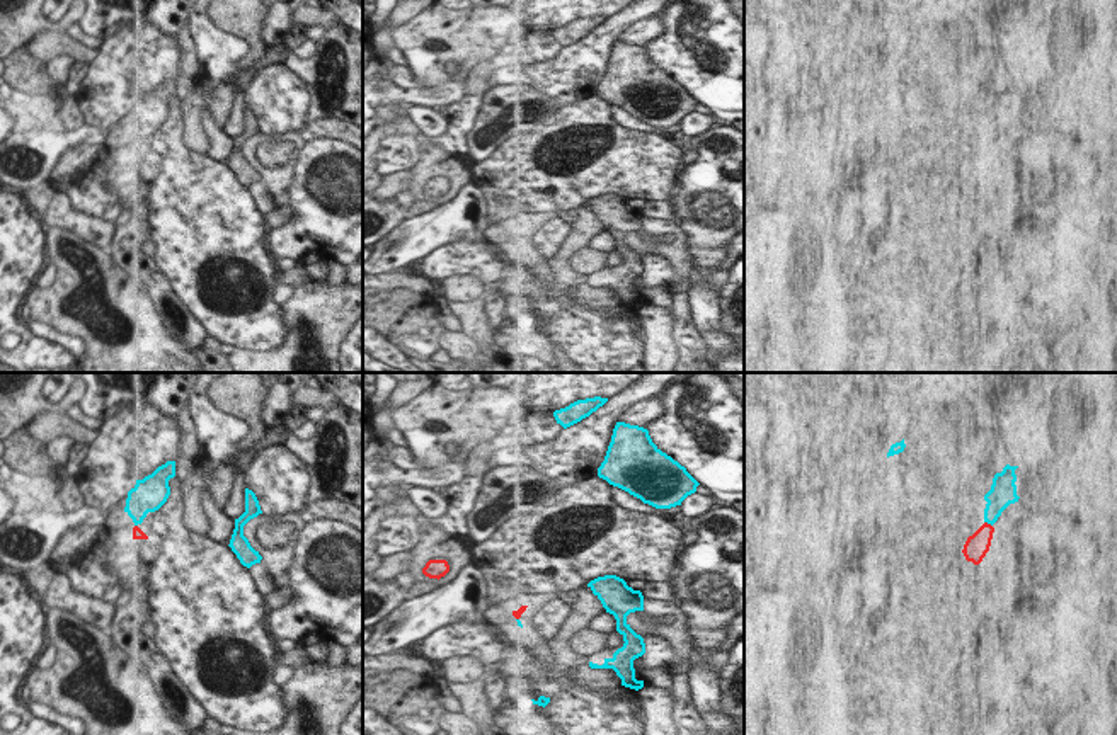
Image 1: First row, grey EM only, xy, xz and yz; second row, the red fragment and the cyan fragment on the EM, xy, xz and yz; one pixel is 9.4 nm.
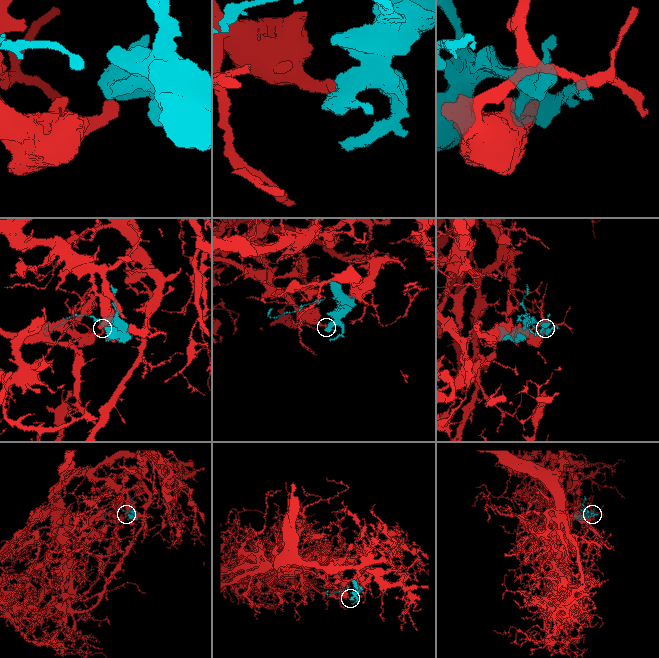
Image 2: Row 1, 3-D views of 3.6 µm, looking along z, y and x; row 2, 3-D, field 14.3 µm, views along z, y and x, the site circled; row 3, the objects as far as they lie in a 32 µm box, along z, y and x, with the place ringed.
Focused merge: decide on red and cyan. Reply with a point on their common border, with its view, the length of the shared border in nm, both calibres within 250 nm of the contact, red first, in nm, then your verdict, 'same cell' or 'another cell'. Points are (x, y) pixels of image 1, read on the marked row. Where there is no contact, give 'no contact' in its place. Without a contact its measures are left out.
meets red in yz at (986, 523); contact 100 nm long; 240 nm thick on the red side, 200 nm on the other; another cell

